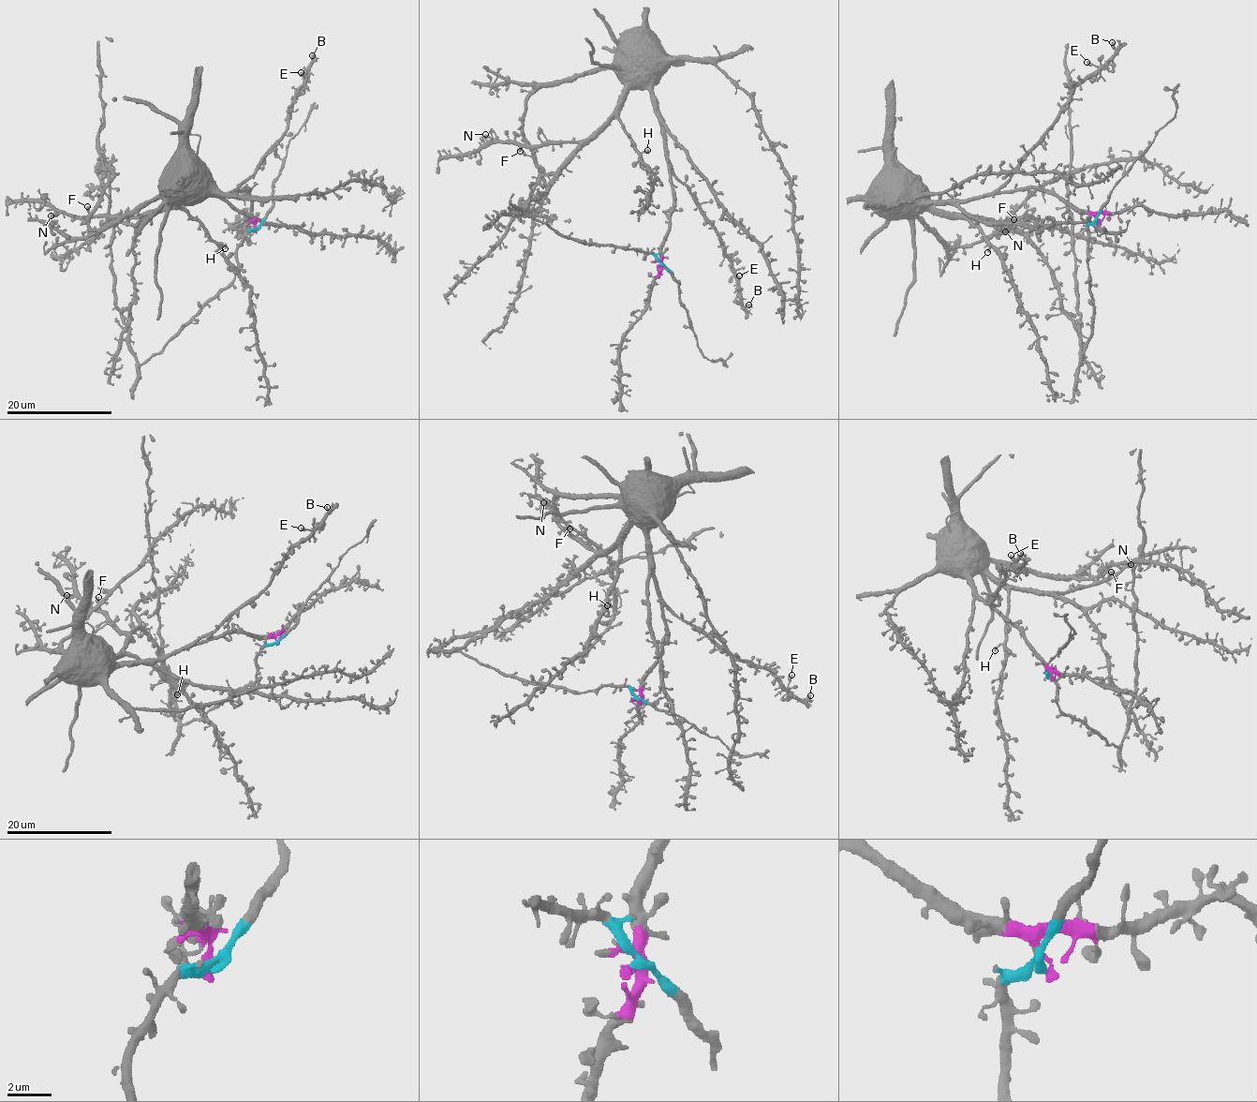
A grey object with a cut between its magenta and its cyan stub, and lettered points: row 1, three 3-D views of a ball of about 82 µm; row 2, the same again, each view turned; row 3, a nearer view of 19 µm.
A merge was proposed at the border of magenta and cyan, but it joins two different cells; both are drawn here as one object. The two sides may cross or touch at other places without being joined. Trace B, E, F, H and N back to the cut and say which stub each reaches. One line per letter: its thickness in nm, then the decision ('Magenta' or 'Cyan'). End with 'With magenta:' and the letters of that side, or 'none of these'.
B: Thickness 200 nm. Magenta
E: Thickness 440 nm. Magenta
F: Thickness 440 nm. Magenta
H: Thickness 320 nm. Magenta
N: Thickness 420 nm. Magenta
With magenta: B, E, F, H, N

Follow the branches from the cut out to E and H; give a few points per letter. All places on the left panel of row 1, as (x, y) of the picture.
E: (256, 230), (248, 190), (239, 187), (286, 130), (291, 103), (304, 81), (301, 71)
H: (256, 230), (251, 217), (248, 190), (244, 189), (223, 194), (183, 191), (178, 202), (204, 232), (226, 248)

